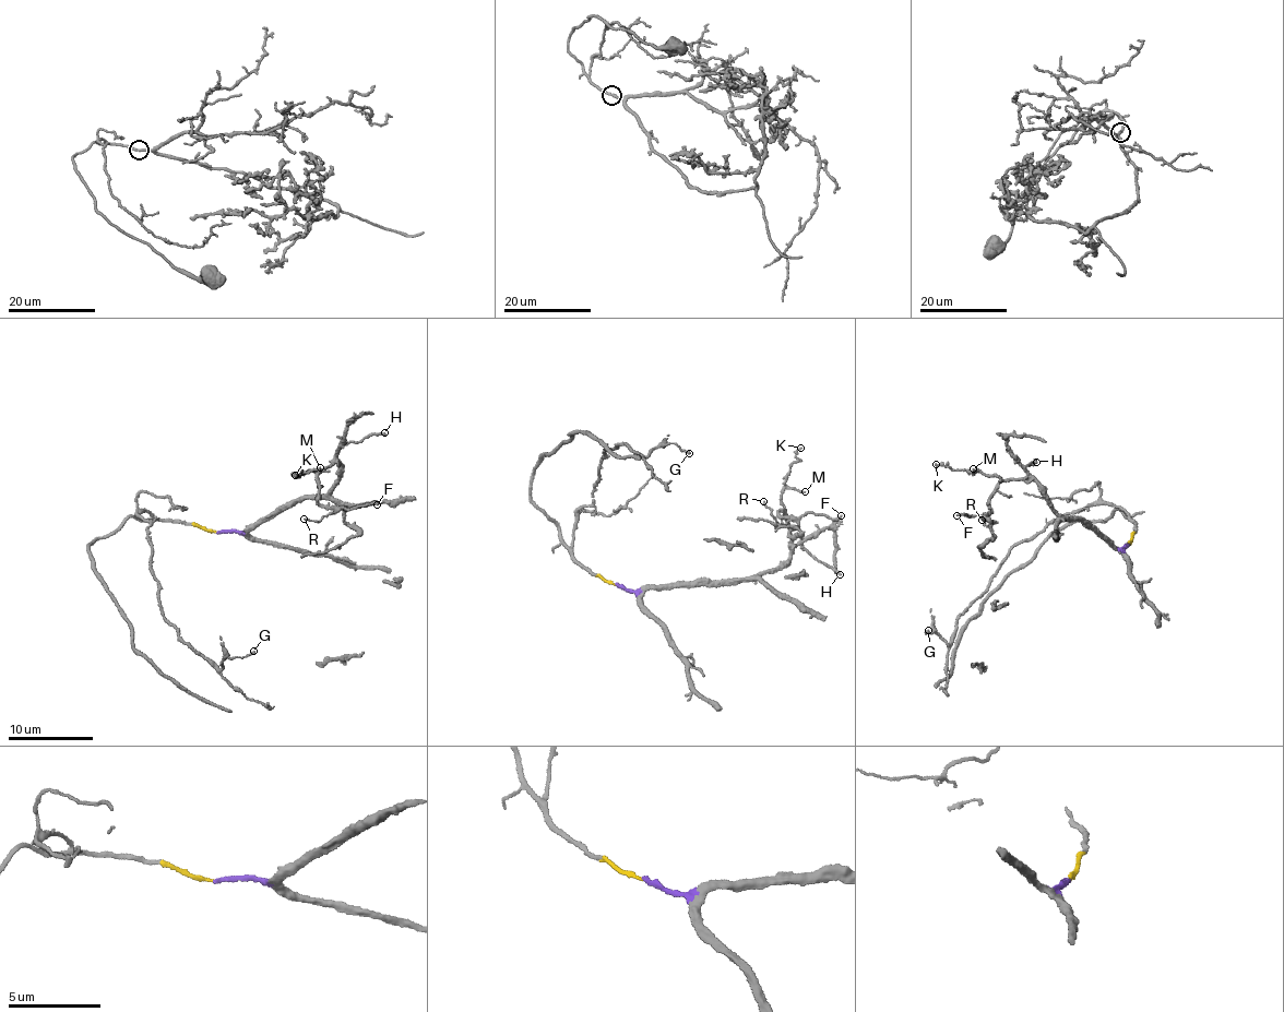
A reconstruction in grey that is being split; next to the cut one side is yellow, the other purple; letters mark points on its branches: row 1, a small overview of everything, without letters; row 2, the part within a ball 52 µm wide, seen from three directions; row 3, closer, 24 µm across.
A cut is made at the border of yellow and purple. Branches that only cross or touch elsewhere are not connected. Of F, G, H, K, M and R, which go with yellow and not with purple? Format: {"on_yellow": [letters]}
{"on_yellow": ["G"]}

